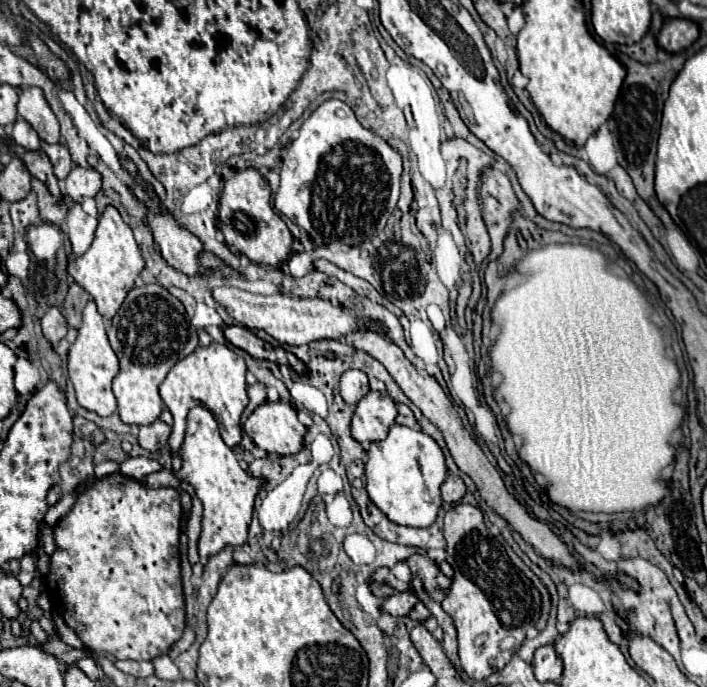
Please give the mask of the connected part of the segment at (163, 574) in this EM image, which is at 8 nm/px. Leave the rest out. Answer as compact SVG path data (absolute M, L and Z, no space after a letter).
M110 475L84 489L70 513L56 523L56 551L50 557L46 595L50 597L54 613L78 633L88 649L104 651L116 659L150 661L158 655L166 655L182 637L186 615L178 551L180 521L182 505L176 489L152 489L126 475Z

